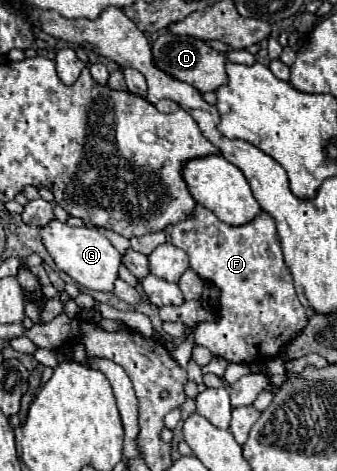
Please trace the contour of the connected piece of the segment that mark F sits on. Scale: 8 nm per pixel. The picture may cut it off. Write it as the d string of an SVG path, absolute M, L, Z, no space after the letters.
M198 204L194 218L174 226L172 244L190 256L190 268L204 282L220 288L218 320L200 322L194 328L196 344L206 346L214 356L244 364L268 360L280 354L306 326L306 308L296 296L270 214L262 212L244 226L230 226Z

